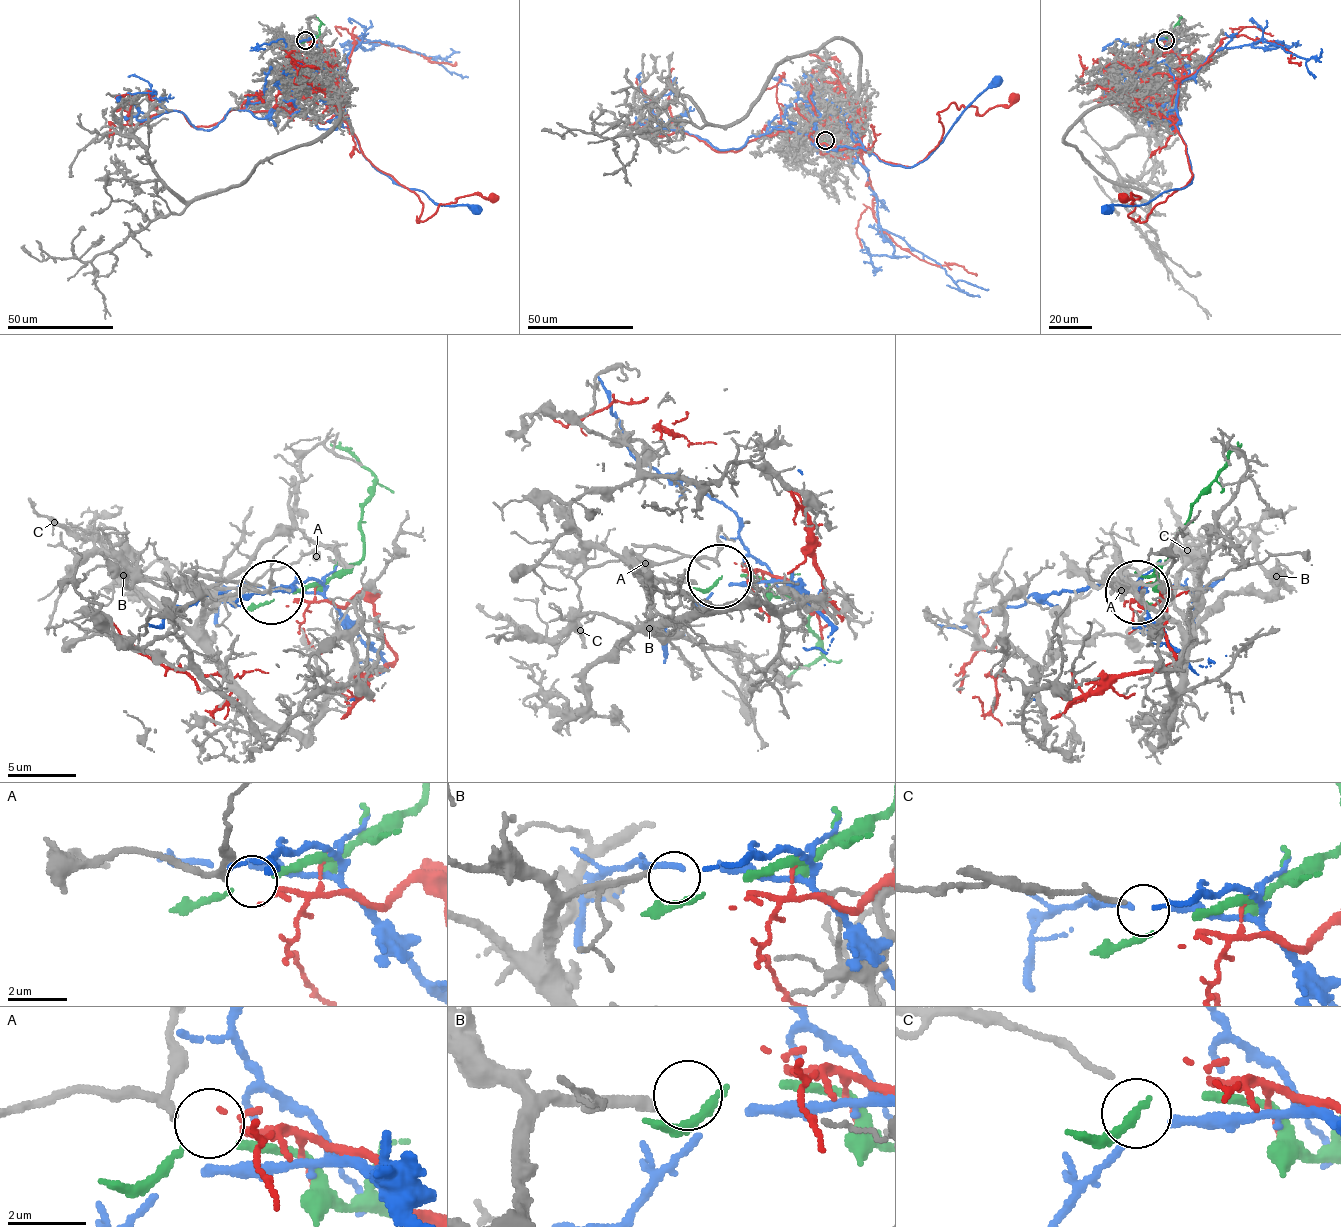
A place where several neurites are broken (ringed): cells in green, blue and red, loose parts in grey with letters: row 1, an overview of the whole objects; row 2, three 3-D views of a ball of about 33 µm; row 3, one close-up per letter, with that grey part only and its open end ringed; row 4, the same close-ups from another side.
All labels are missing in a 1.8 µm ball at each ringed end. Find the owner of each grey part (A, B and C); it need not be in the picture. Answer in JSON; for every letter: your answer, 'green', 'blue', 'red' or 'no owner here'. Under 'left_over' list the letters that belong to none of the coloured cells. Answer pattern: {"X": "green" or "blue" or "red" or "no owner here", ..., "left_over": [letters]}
{"A": "red", "B": "no owner here", "C": "blue", "left_over": ["B"]}

